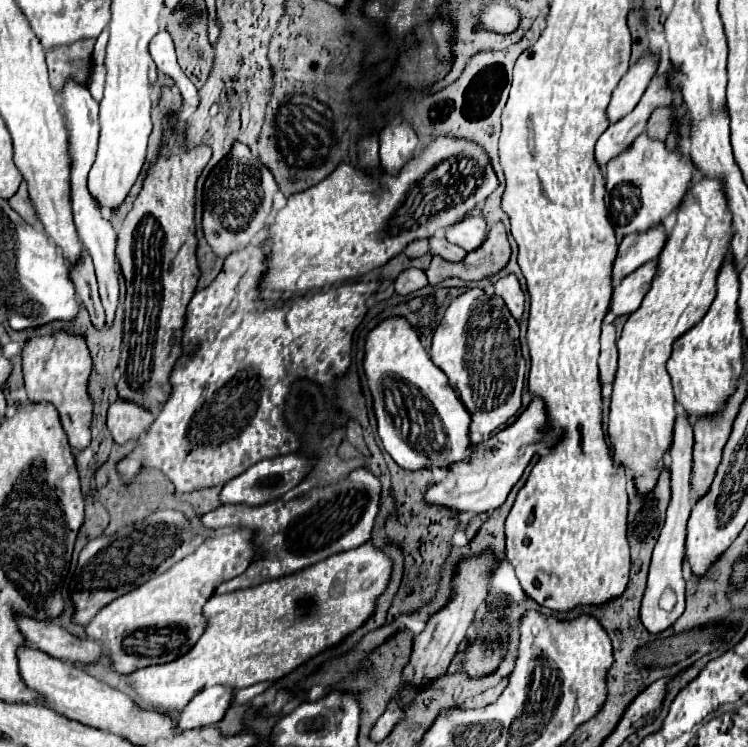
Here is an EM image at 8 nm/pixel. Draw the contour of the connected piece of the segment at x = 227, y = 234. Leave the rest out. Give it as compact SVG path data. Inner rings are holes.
M234 143L232 153L210 173L204 187L204 237L216 255L228 257L232 251L250 245L266 227L272 211L272 197L278 185L266 167L256 167L254 155L242 143Z

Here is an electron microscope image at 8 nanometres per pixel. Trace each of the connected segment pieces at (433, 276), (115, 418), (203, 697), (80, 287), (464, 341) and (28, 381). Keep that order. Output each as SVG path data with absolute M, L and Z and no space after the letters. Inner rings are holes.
M496 223L484 245L472 253L466 255L464 261L460 263L448 263L442 257L434 255L426 275L430 285L438 285L440 281L448 277L458 277L462 281L480 281L490 275L496 275L500 269L506 267L510 259L510 243L508 235L502 223Z
M118 399L108 409L108 431L112 433L114 443L124 445L128 441L138 441L152 425L152 419L156 417L144 407Z
M208 687L200 691L184 709L180 715L180 731L196 729L196 727L206 727L218 723L226 711L232 705L234 693L230 687Z
M84 255L84 259L80 263L70 267L70 273L72 273L72 283L76 287L80 303L90 313L92 325L96 329L102 329L104 327L104 307L102 307L102 301L98 295L98 283L96 283L92 259L88 259L88 255Z
M470 289L468 293L454 299L442 323L438 325L430 347L430 359L444 371L444 375L448 377L448 385L458 393L460 401L470 411L472 441L490 437L498 429L506 427L506 423L520 411L526 381L524 377L520 377L520 405L510 405L516 403L512 401L516 399L512 397L512 379L516 379L516 355L520 355L520 351L518 321L510 315L504 303L496 305L496 299L490 299L482 289ZM472 307L476 309L472 311Z
M68 333L50 337L32 337L24 351L24 387L30 403L50 403L60 413L62 427L68 435L68 443L74 455L90 445L92 433L92 399L88 395L88 379L92 373L92 359L82 337L70 337Z

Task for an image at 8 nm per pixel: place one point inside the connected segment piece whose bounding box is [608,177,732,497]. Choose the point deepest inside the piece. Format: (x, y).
(642, 414)

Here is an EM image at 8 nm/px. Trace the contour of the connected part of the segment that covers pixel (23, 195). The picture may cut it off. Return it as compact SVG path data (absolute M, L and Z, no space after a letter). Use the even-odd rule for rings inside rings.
M22 181L22 185L20 185L20 189L16 191L16 195L14 195L8 203L10 203L10 207L12 207L16 213L20 213L20 217L24 217L26 223L38 225L38 217L36 217L36 213L34 213L34 209L32 209L32 203L30 203L30 197L28 197L28 191L26 191L24 181Z

